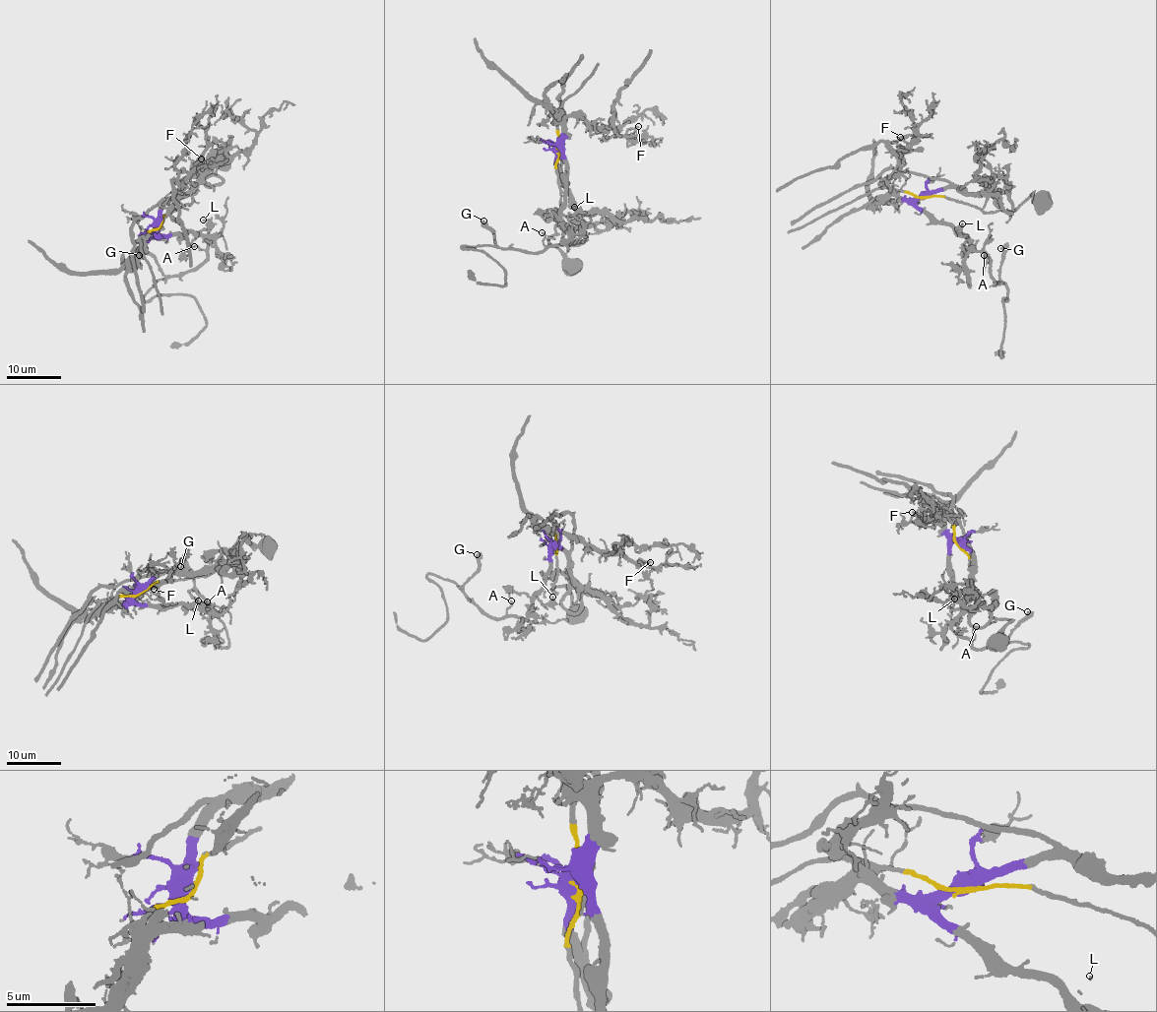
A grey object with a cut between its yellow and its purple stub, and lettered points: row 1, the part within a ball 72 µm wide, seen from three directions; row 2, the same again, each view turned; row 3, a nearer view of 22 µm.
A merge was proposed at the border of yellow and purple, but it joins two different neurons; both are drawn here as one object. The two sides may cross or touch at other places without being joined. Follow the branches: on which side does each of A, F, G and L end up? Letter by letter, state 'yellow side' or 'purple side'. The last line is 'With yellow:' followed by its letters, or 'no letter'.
A: purple side
F: purple side
G: purple side
L: purple side
With yellow: no letter

